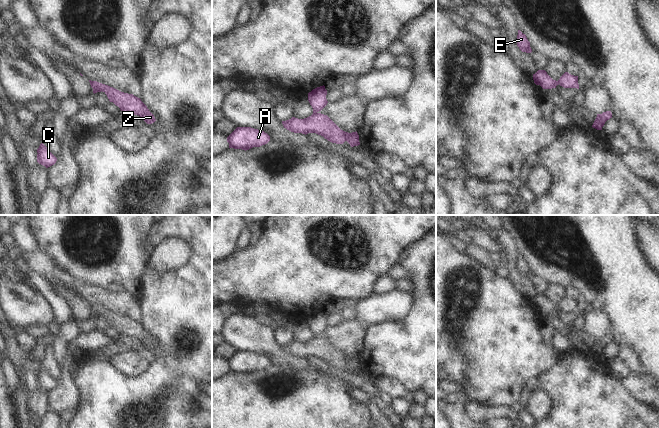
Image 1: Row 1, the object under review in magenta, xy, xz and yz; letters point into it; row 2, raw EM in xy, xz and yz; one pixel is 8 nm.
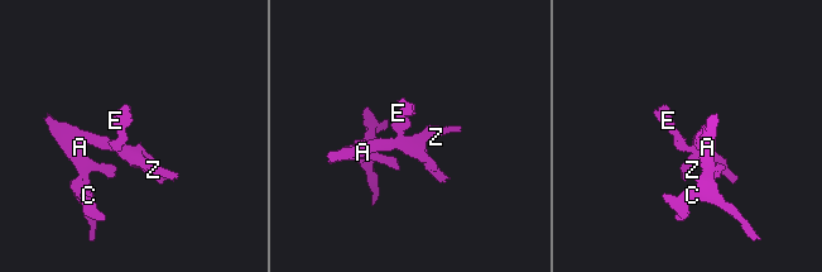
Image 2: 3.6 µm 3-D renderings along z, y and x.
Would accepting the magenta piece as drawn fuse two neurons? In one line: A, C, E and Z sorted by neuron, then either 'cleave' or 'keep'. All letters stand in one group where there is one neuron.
groups A C Z / E; cleave

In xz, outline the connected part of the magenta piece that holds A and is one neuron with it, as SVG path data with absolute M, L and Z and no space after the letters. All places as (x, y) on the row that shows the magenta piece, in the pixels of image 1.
M237 127L228 137L229 148L249 150L260 147L270 141L270 136L264 131L251 127Z

